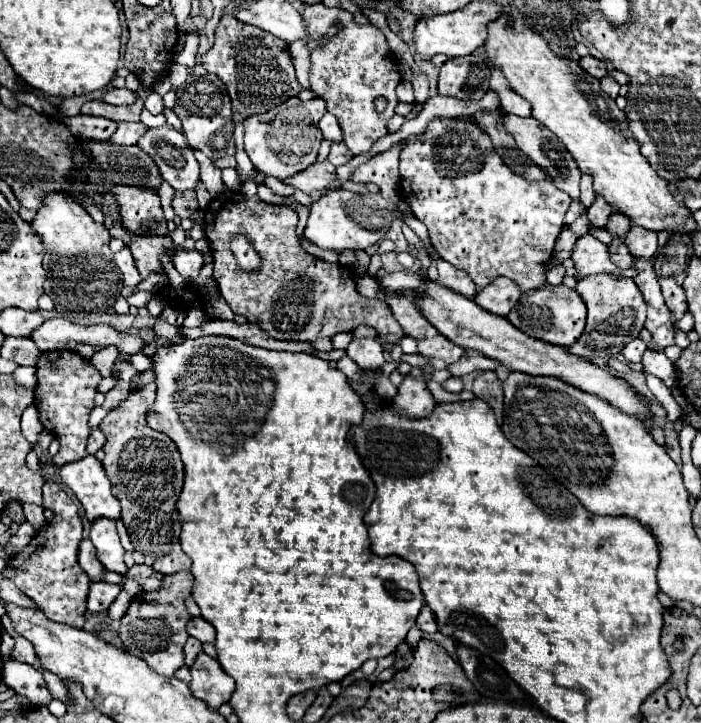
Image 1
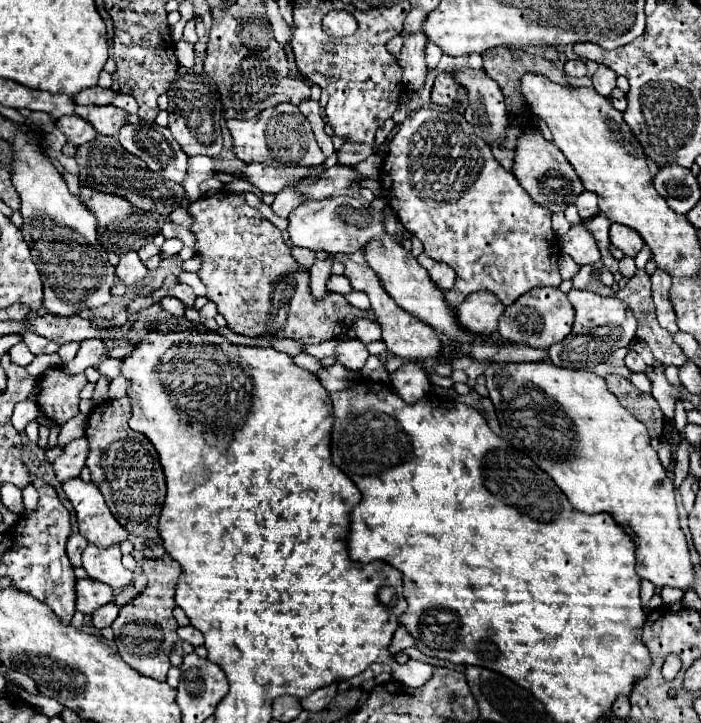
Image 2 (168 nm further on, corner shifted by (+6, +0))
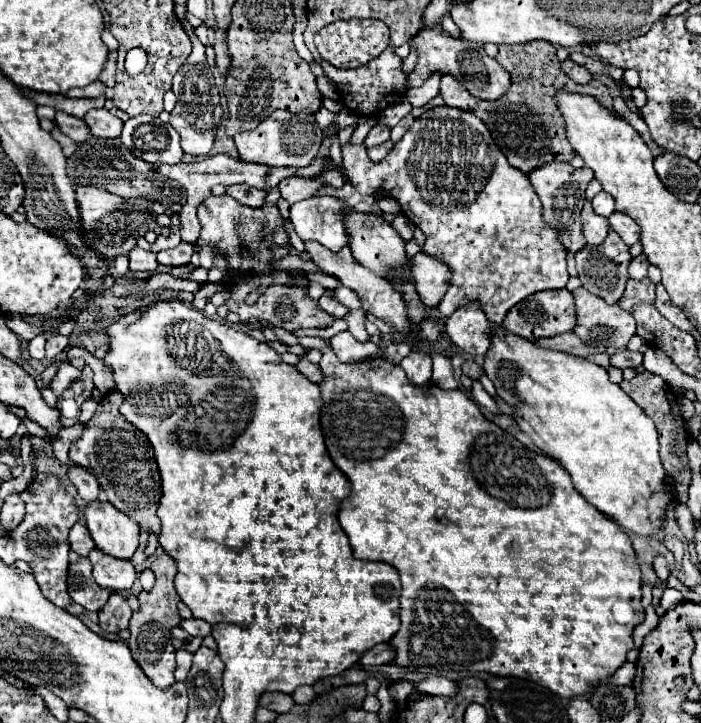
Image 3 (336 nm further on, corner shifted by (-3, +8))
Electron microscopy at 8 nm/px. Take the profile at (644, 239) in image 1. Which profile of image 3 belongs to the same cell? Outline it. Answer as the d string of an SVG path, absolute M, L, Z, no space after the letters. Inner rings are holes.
M615 211L611 217L609 217L609 225L613 231L617 231L621 235L621 239L627 243L627 245L633 245L639 241L639 225L625 213L619 213Z

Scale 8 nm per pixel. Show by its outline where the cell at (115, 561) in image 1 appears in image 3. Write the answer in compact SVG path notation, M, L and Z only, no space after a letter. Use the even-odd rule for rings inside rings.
M97 549L89 553L89 559L93 565L93 579L99 587L113 591L127 591L133 587L137 579L137 571L131 561L113 559Z

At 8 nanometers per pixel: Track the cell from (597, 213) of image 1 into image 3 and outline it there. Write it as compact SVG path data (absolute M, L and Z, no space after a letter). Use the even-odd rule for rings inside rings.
M609 231L607 239L601 245L593 247L589 253L581 253L581 255L577 253L575 255L577 277L581 279L581 285L589 293L605 299L605 303L609 303L609 305L615 305L615 303L619 303L621 295L625 293L625 283L629 279L629 271L627 271L629 269L629 259L631 259L629 247L623 243L623 239L615 231Z

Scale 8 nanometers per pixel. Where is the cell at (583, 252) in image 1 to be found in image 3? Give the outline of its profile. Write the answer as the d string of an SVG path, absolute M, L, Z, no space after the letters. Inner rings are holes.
M589 201L585 203L585 207L581 211L581 219L583 219L583 233L585 233L585 239L587 239L587 245L591 245L591 247L599 245L609 233L607 219L597 215Z

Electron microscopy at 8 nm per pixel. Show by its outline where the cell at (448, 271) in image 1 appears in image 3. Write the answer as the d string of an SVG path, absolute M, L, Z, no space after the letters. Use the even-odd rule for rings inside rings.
M417 253L411 259L411 279L425 307L437 307L445 291L449 289L451 271L437 259Z

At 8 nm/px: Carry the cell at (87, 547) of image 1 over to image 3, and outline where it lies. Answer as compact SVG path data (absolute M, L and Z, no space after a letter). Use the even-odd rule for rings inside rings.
M77 523L73 529L71 529L71 533L69 533L69 543L71 543L71 549L75 551L75 553L79 553L79 555L89 555L89 551L91 549L95 549L95 543L93 543L93 539L91 539L91 535L89 535L89 531L87 531L87 527L83 525L83 523Z

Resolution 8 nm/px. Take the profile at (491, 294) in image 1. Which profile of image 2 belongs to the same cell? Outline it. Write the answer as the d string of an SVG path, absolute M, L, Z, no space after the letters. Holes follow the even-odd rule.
M474 291L456 307L456 315L462 327L472 333L490 335L498 327L498 319L504 313L504 303L496 301L492 291Z

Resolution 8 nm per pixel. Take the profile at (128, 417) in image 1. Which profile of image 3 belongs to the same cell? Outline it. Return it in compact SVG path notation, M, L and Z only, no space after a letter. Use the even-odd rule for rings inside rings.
M117 391L103 397L95 409L95 415L85 423L83 435L71 443L69 459L97 477L99 487L107 493L107 499L115 509L121 509L125 515L137 521L141 529L159 533L161 523L155 511L161 497L161 481L157 463L153 459L153 447L137 427L119 415L121 403L123 395Z

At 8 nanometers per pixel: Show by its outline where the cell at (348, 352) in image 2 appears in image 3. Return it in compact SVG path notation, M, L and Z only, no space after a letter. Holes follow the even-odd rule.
M341 331L341 333L333 335L331 347L343 363L357 363L363 359L375 359L375 357L383 355L383 351L375 343L371 343L371 341L359 343L357 339L353 339L353 335L349 331Z

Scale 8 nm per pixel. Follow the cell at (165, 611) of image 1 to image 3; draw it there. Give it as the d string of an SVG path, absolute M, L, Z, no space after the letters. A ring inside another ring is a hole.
M167 553L157 555L155 561L149 563L149 569L155 573L155 587L149 593L143 591L139 595L141 607L131 617L131 625L129 625L131 637L129 637L127 645L133 653L133 659L143 669L143 673L151 679L151 683L159 689L167 689L169 685L175 683L175 677L173 677L175 649L171 645L171 629L181 623L179 611L177 611L177 603L181 599L179 599L179 595L175 591L175 585L173 585L177 569L175 569L175 561Z

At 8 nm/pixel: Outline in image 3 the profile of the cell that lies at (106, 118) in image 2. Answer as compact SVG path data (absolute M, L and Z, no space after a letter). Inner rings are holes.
M93 109L85 115L85 125L89 127L93 137L99 139L115 139L121 135L121 119L111 115L107 109Z

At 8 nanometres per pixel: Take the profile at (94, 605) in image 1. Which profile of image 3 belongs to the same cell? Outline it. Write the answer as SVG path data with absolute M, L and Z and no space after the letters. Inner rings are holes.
M81 557L73 563L69 563L67 591L69 591L69 597L73 599L73 603L79 603L87 611L99 611L111 595L111 591L97 587L97 583L93 581L91 563L87 557Z

